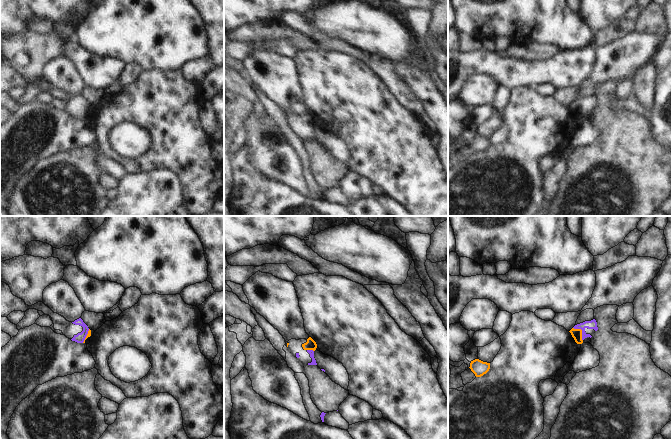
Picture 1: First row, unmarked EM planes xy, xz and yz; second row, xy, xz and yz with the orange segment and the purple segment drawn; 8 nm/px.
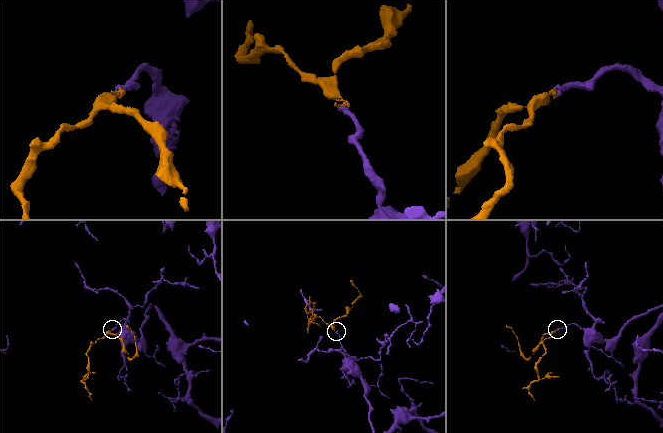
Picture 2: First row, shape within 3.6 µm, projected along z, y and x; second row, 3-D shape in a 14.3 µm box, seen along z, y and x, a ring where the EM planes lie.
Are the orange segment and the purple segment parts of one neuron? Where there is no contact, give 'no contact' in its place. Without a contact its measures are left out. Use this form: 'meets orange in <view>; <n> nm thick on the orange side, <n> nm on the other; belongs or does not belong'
meets orange in yz; 80 nm thick on the orange side, 70 nm on the other; belongs

